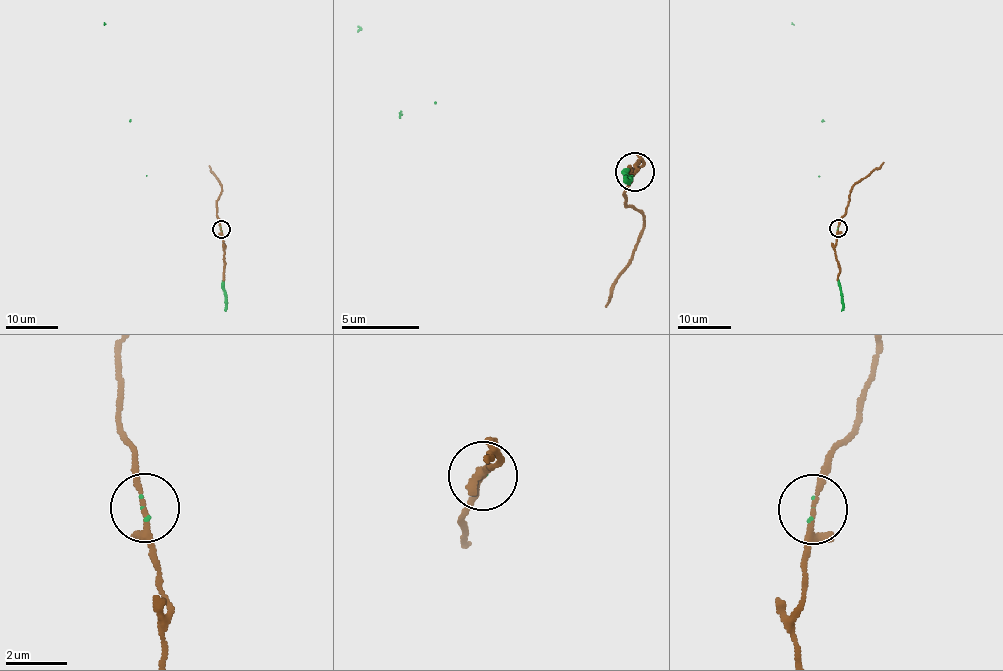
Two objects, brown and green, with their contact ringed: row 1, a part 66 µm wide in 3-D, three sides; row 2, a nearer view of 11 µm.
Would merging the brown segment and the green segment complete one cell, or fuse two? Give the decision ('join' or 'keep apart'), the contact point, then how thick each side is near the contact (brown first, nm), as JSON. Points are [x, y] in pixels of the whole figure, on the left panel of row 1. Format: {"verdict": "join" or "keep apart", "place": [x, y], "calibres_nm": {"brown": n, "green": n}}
{"verdict": "keep apart", "place": [221, 229], "calibres_nm": {"brown": 140, "green": 50}}

